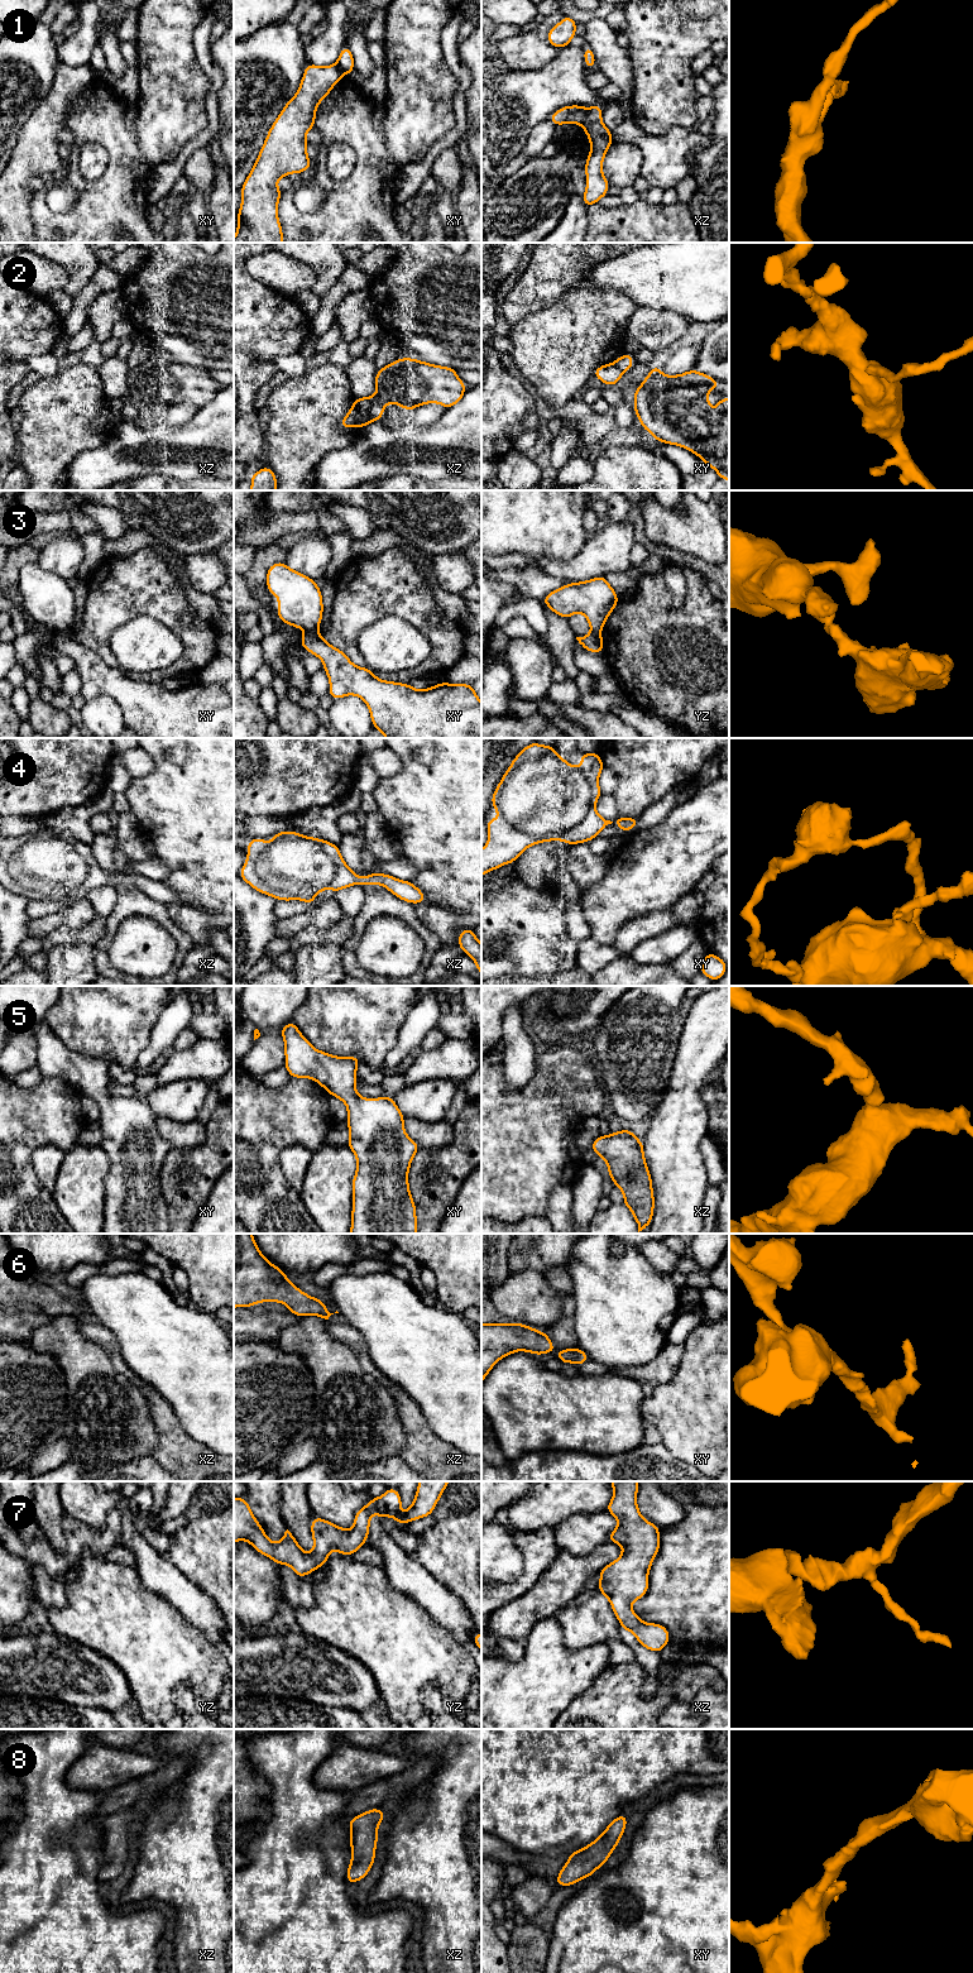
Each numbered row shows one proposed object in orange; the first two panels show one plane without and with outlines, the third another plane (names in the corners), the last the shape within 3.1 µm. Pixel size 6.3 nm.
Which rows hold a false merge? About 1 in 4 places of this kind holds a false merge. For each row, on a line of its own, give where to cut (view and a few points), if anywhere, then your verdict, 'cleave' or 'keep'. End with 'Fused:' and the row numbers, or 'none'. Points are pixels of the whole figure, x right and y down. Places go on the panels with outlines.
1: xz (586, 109), (585, 118), (580, 124) | cleave
2: xz (377, 393), (377, 401), (372, 408), (372, 420) | cleave
3: xy (316, 630), (306, 633) | cleave
4: no cut | keep
5: no cut | keep
6: no cut | keep
7: no cut | keep
8: no cut | keep
Fused: 1, 2, 3

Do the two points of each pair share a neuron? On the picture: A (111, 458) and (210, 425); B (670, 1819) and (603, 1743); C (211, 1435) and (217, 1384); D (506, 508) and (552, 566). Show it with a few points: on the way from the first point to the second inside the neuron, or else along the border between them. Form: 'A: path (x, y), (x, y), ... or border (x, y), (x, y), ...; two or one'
A: path (133, 444), (148, 439), (185, 439); one
B: border (646, 1796), (633, 1800), (624, 1811); two
C: path (220, 1422), (220, 1397); one
D: border (516, 552), (560, 560), (570, 560), (575, 556); two

